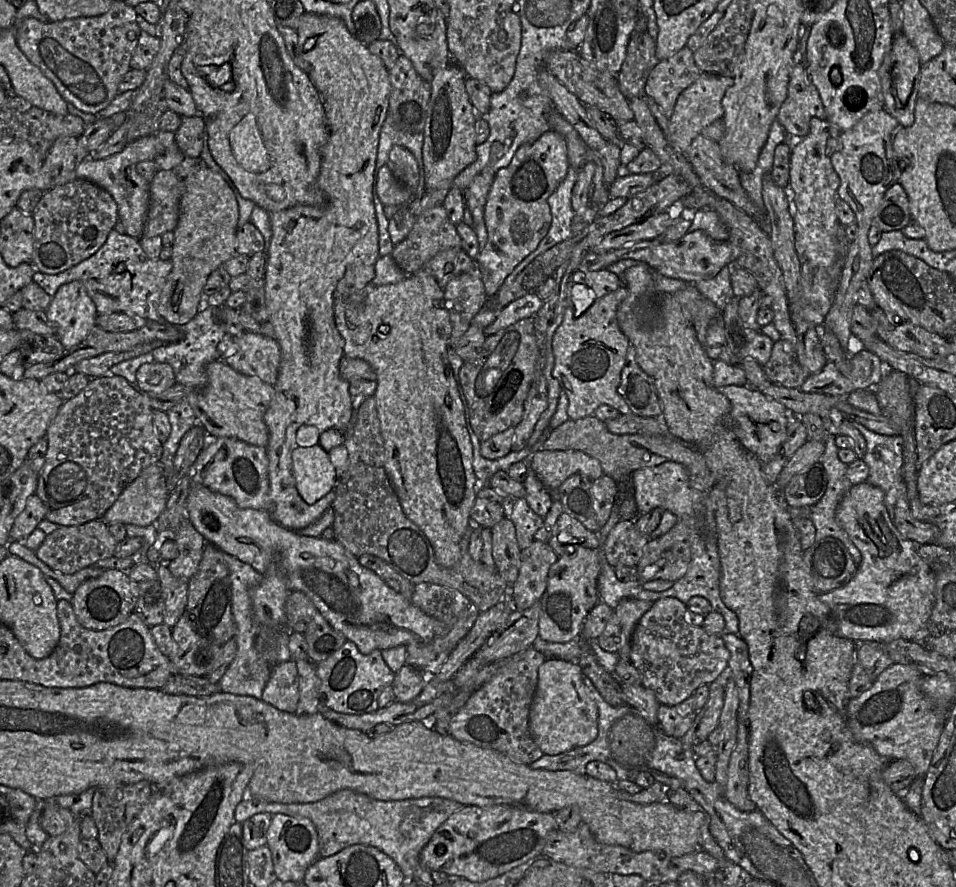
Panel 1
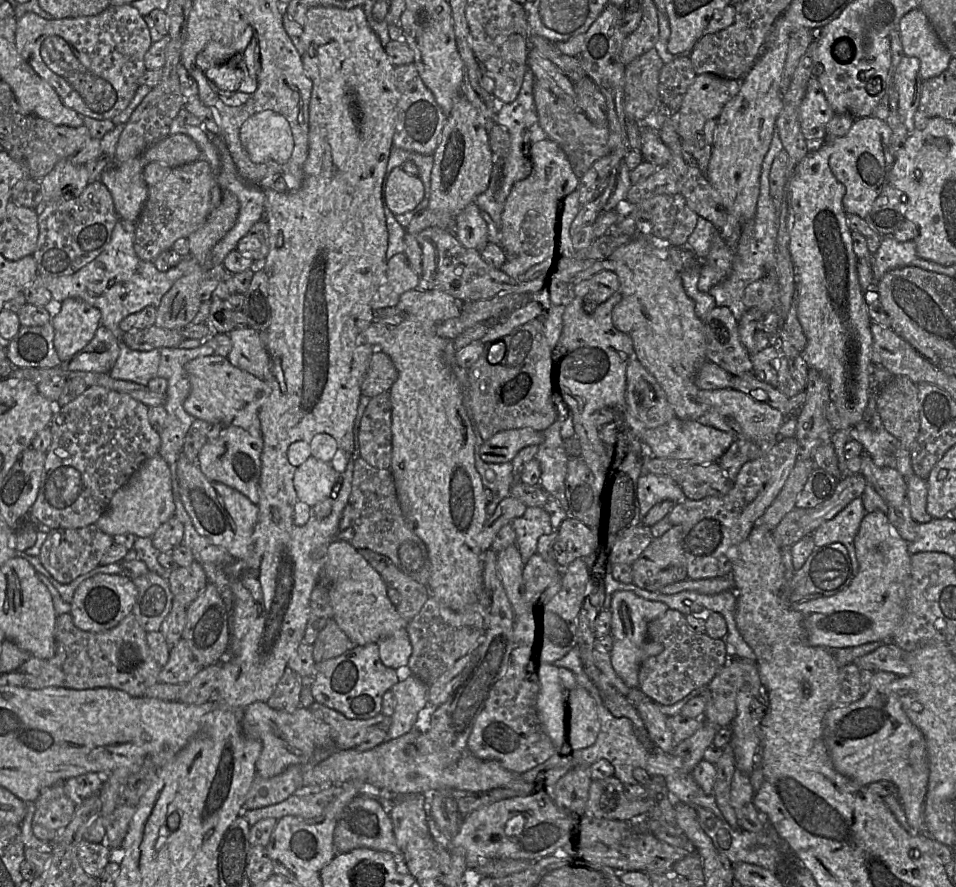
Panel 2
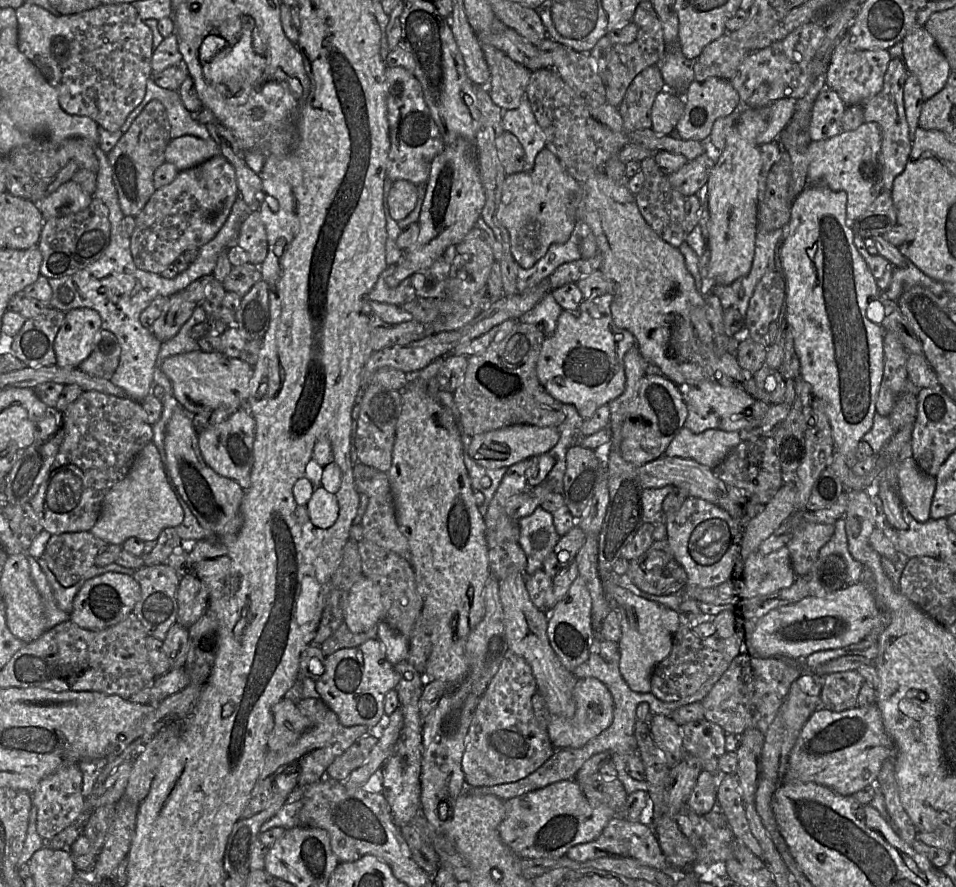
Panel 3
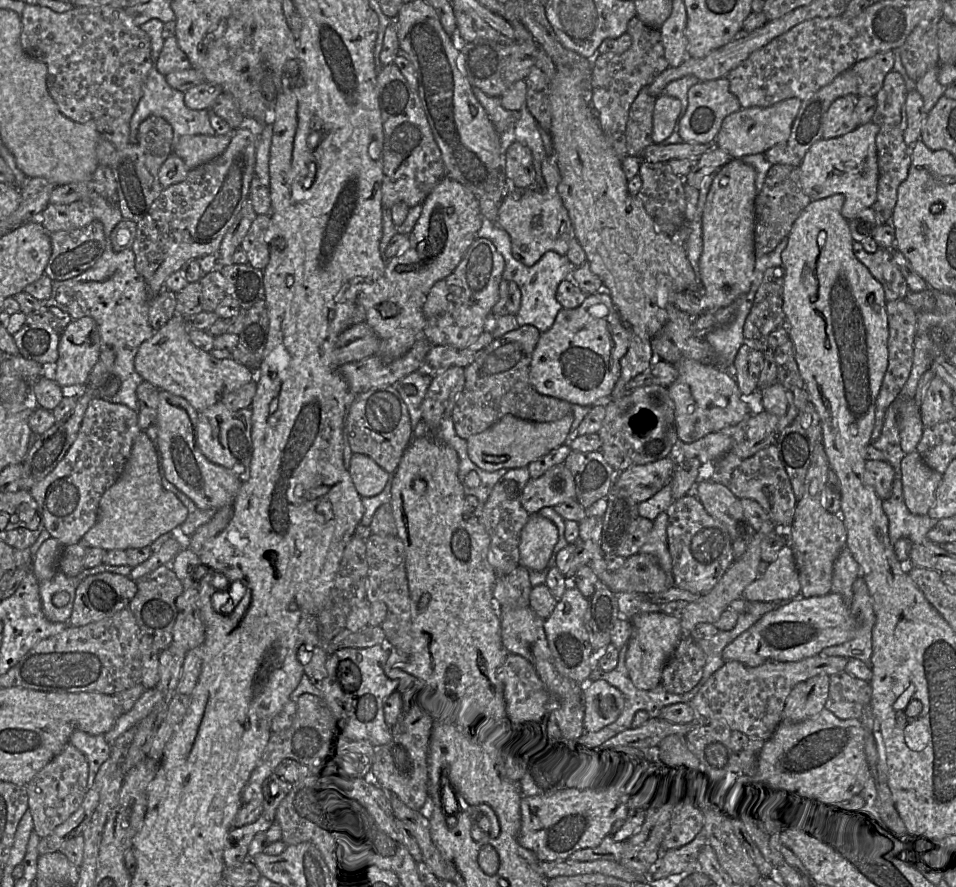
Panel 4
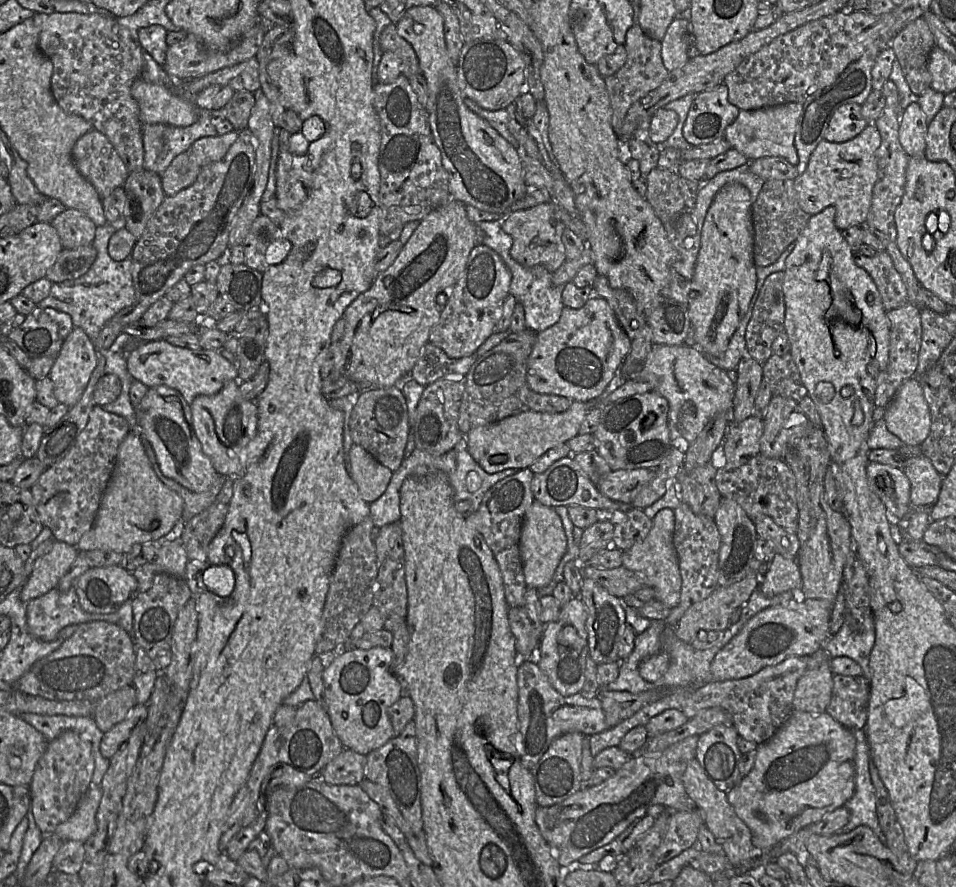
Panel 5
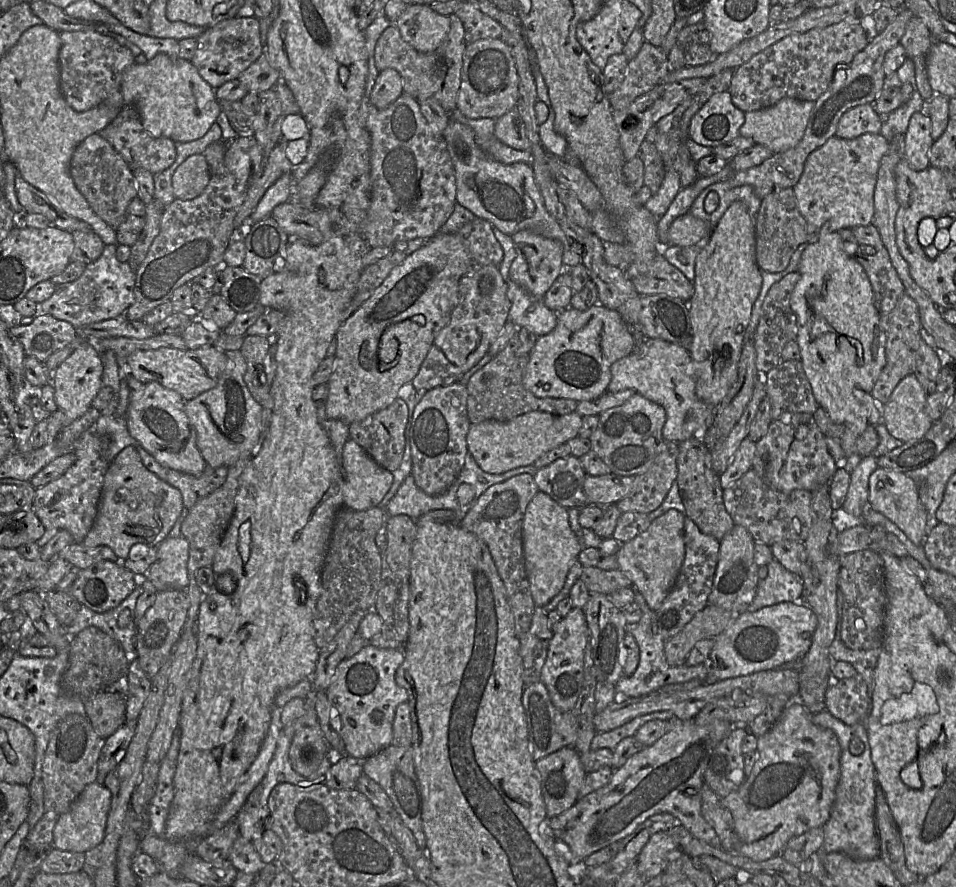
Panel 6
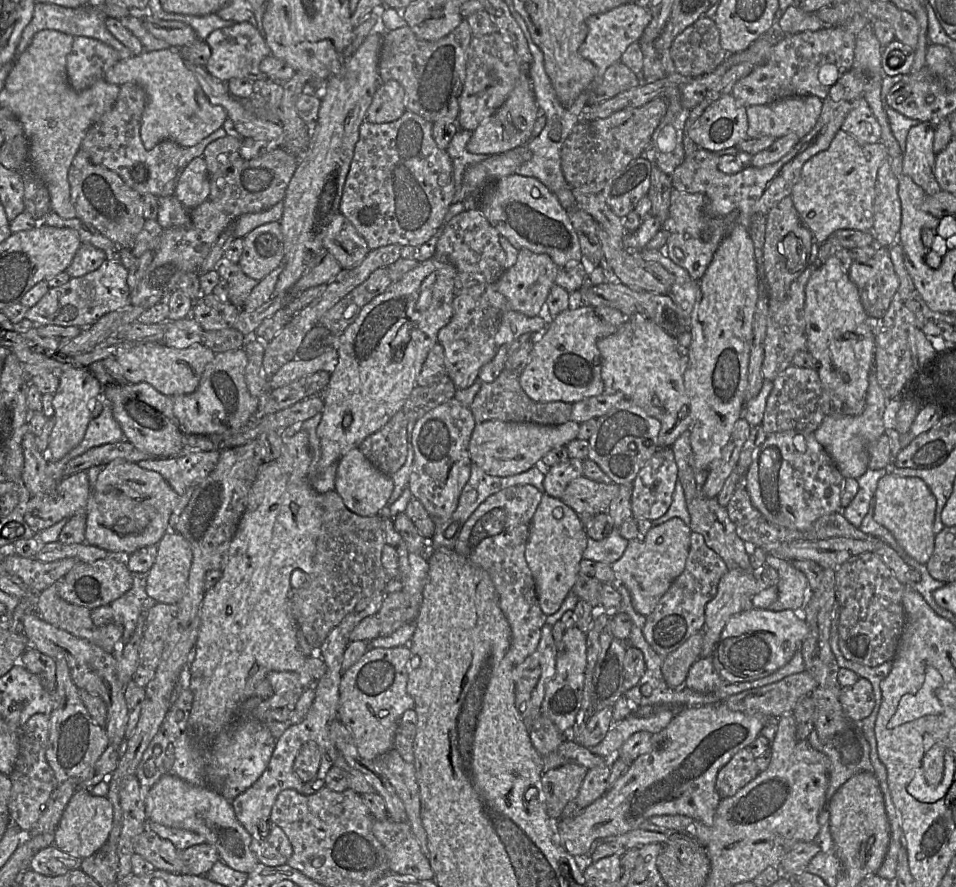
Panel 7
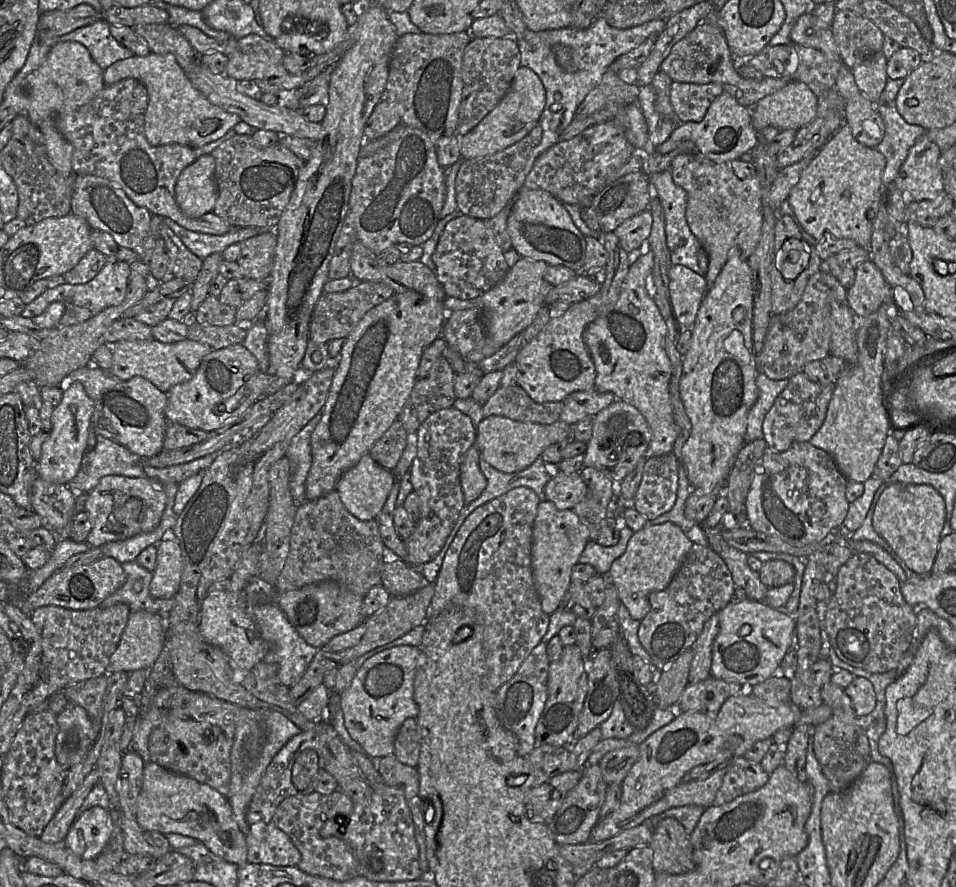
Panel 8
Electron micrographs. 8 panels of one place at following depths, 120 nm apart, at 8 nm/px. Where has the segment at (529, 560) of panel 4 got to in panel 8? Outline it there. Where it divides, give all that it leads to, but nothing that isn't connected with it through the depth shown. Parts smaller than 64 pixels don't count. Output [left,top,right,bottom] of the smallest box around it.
[532,501,587,615]

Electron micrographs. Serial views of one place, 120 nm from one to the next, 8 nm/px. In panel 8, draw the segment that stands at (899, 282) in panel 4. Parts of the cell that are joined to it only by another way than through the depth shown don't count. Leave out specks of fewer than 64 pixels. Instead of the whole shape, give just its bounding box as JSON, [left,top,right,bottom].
[847,258,891,319]

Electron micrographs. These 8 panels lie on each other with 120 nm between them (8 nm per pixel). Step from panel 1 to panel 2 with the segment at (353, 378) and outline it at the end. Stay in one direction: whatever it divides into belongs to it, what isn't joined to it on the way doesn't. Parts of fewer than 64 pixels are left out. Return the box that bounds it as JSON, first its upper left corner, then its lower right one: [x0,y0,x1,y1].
[361,350,398,398]

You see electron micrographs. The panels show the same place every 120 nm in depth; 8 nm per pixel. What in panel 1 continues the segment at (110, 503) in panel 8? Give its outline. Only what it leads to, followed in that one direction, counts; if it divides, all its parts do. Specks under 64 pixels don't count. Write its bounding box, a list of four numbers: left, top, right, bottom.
[102,463,169,525]

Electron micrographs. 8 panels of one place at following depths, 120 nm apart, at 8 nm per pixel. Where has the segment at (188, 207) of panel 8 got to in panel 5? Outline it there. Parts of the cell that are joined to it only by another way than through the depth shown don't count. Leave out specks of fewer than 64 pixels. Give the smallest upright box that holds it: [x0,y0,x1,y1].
[161,153,202,196]

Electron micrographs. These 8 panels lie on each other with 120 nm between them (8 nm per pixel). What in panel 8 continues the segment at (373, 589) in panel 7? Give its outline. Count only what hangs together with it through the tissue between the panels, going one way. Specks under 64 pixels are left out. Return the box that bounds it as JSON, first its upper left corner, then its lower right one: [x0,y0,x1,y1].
[274,490,386,596]

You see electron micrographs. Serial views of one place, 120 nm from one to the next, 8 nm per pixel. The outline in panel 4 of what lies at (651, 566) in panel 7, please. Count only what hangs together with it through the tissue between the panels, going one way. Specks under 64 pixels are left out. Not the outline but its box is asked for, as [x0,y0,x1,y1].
[639,513,673,575]

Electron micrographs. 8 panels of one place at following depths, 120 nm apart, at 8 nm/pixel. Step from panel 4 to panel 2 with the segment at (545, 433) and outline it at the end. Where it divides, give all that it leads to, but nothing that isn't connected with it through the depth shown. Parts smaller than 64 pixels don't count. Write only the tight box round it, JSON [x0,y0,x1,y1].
[475,428,543,463]

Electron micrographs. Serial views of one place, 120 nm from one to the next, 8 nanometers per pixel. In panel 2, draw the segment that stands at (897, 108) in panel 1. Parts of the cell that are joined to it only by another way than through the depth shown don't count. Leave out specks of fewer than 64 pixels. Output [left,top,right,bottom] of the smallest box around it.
[893,55,922,134]

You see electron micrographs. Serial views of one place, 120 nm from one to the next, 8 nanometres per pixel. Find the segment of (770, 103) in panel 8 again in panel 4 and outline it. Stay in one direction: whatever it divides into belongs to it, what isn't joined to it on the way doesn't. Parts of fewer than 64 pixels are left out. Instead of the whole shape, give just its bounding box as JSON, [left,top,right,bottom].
[712,98,801,159]

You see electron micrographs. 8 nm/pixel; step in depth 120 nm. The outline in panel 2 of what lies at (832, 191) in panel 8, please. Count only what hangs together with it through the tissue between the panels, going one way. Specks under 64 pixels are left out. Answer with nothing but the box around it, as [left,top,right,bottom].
[829,116,895,218]

